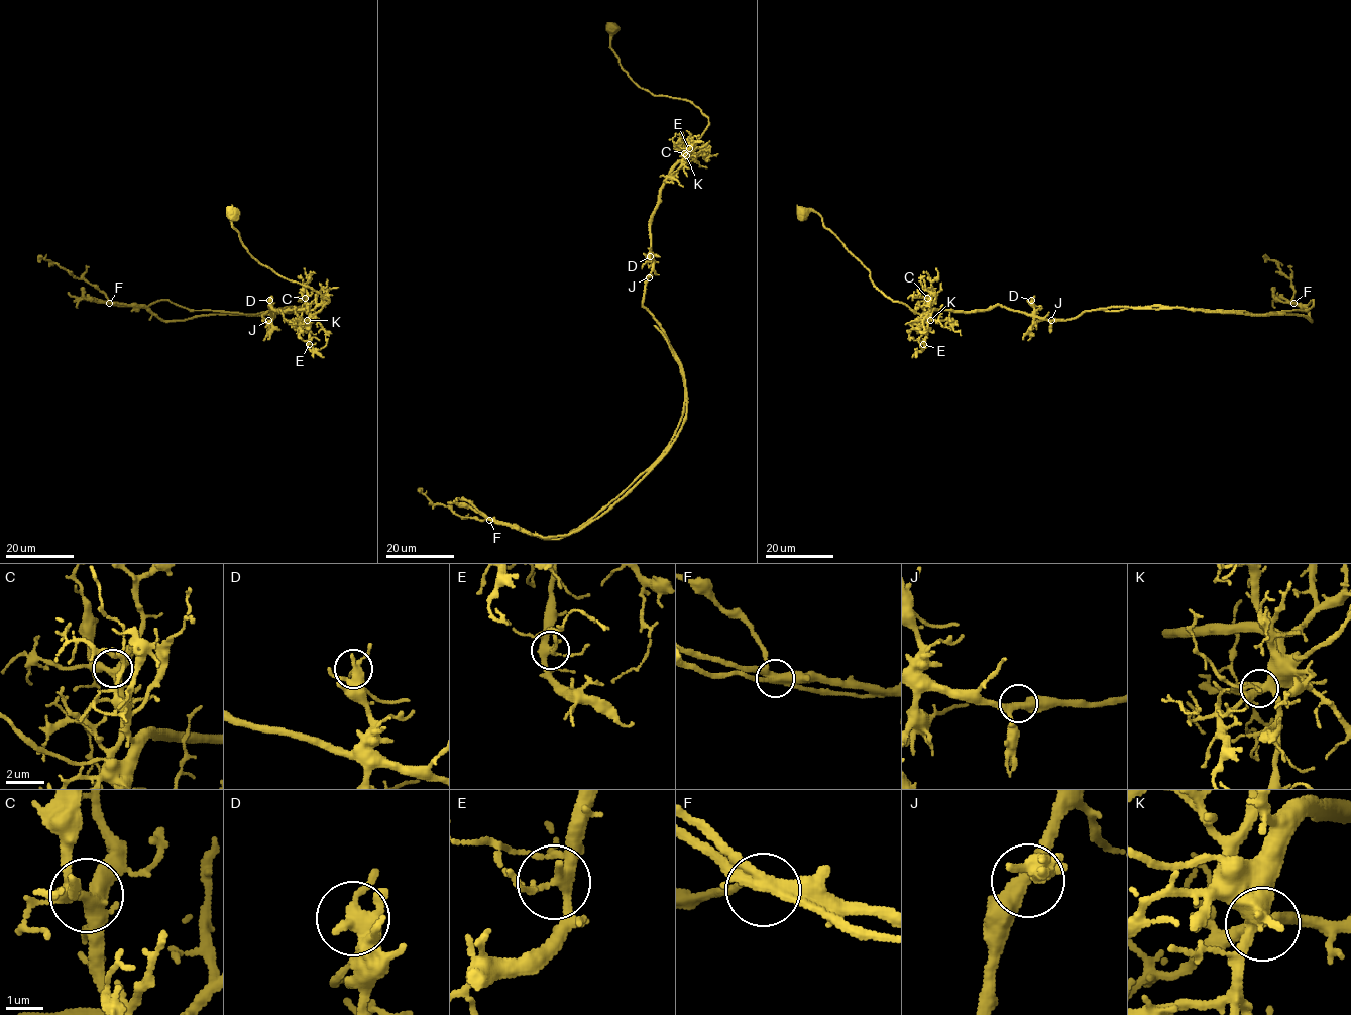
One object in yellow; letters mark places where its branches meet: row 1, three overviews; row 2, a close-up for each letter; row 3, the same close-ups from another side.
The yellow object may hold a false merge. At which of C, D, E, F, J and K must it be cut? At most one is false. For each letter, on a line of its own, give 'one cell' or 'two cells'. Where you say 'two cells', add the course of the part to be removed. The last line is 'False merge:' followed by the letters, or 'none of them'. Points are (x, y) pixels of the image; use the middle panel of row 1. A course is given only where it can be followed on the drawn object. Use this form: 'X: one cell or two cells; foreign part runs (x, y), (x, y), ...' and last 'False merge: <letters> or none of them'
C: one cell
D: one cell
E: one cell
F: two cells; foreign part runs (488, 520), (546, 539), (560, 538), (587, 522), (657, 459), (682, 416), (684, 381), (667, 340), (654, 326)
J: one cell
K: one cell
False merge: F

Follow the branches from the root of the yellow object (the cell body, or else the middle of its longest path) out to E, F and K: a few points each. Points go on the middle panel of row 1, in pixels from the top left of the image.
E: (613, 27), (616, 31), (610, 48), (635, 83), (656, 96), (688, 100), (708, 119), (690, 153), (689, 148)
F: (613, 27), (635, 83), (708, 119), (661, 191), (643, 303), (684, 412), (567, 535), (488, 520)
K: (613, 27), (616, 31), (610, 48), (635, 83), (656, 96), (688, 100), (708, 119), (706, 129), (686, 155)

